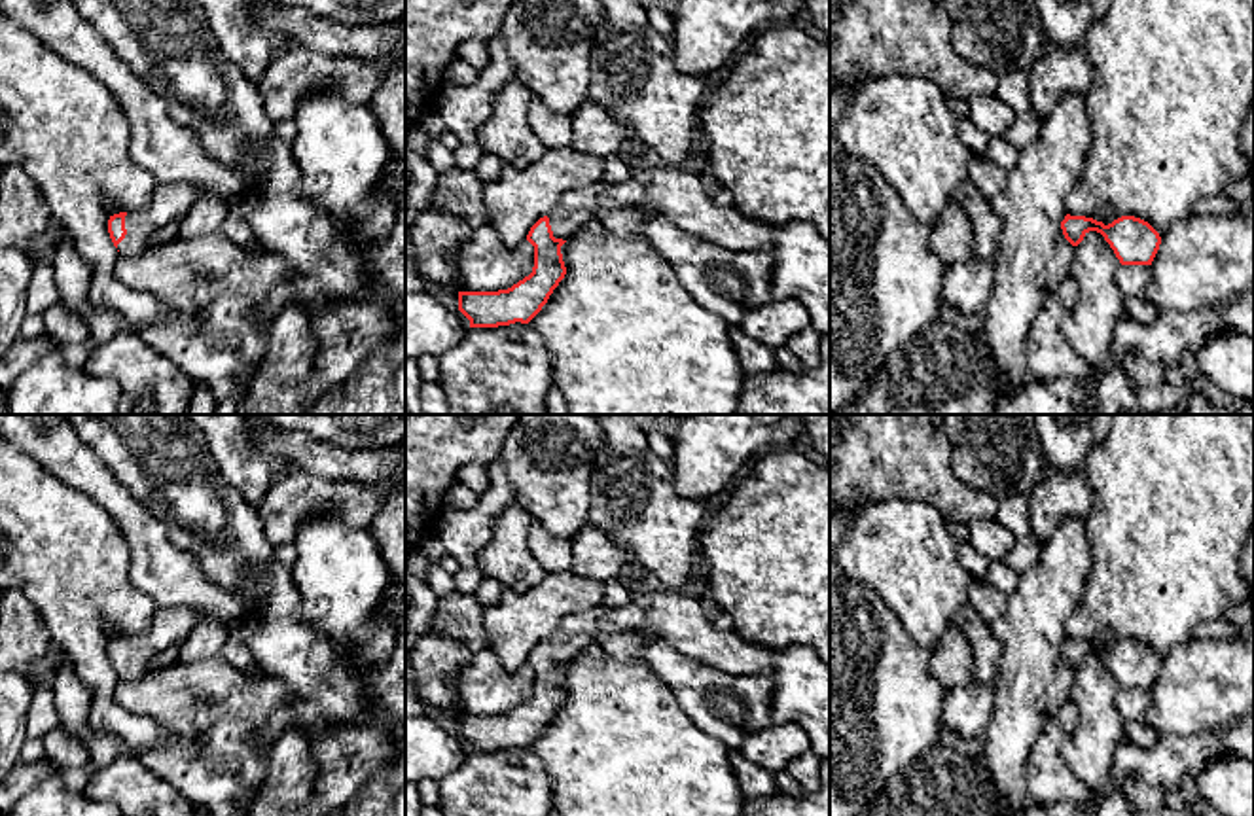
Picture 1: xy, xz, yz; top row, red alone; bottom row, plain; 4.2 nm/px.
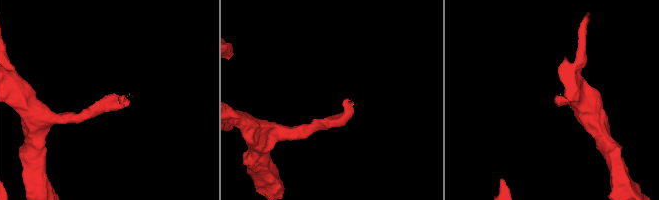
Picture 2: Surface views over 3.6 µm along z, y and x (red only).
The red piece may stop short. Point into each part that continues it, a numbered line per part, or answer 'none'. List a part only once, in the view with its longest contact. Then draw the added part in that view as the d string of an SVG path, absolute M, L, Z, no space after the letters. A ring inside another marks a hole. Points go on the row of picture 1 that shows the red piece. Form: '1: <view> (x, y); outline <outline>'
1: xy (171, 203); outline M157 184L150 206L125 216L125 239L117 244L121 256L138 256L159 237L174 229L201 197L189 184Z

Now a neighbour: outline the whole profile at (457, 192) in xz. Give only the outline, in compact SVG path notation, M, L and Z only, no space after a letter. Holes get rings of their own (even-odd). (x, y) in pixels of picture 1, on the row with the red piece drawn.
M455 167L436 176L432 203L447 214L464 220L474 229L489 225L483 184L475 170Z

